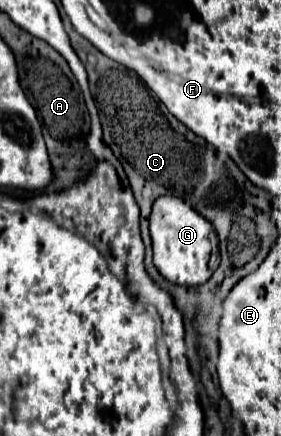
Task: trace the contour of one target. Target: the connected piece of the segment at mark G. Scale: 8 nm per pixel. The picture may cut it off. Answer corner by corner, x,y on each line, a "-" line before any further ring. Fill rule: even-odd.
159,197
153,203
153,211
149,217
149,229
153,239
153,263
159,273
175,285
183,287
199,287
211,277
211,253
215,245
215,227
193,211
179,197
-
213,239
213,243
211,243

